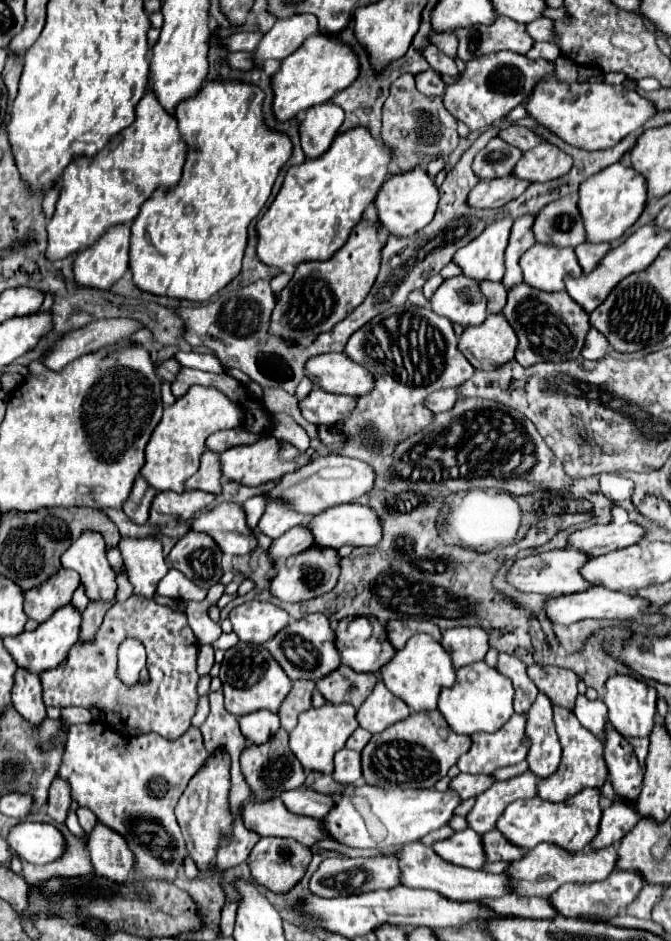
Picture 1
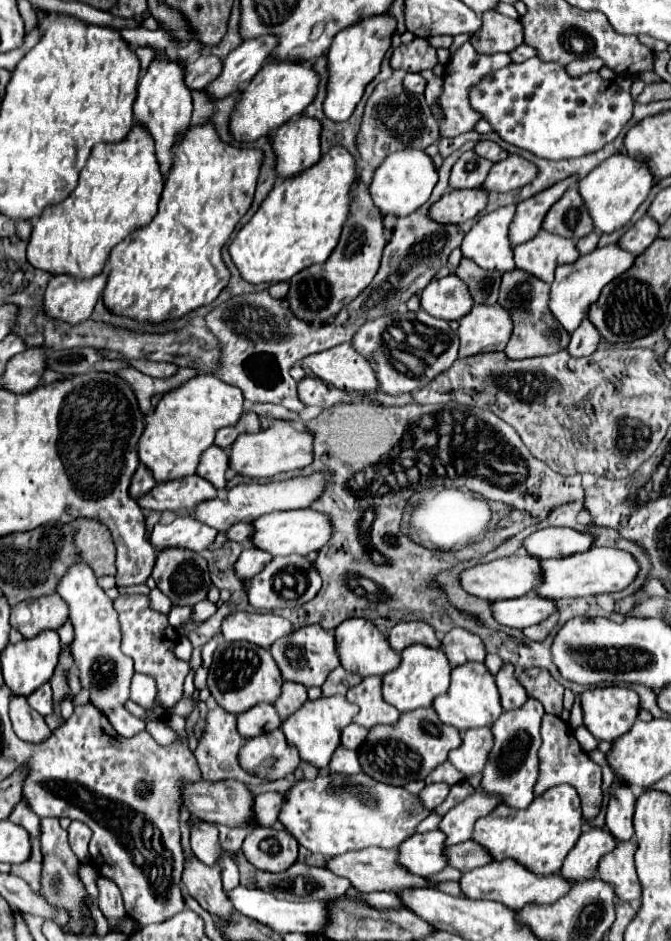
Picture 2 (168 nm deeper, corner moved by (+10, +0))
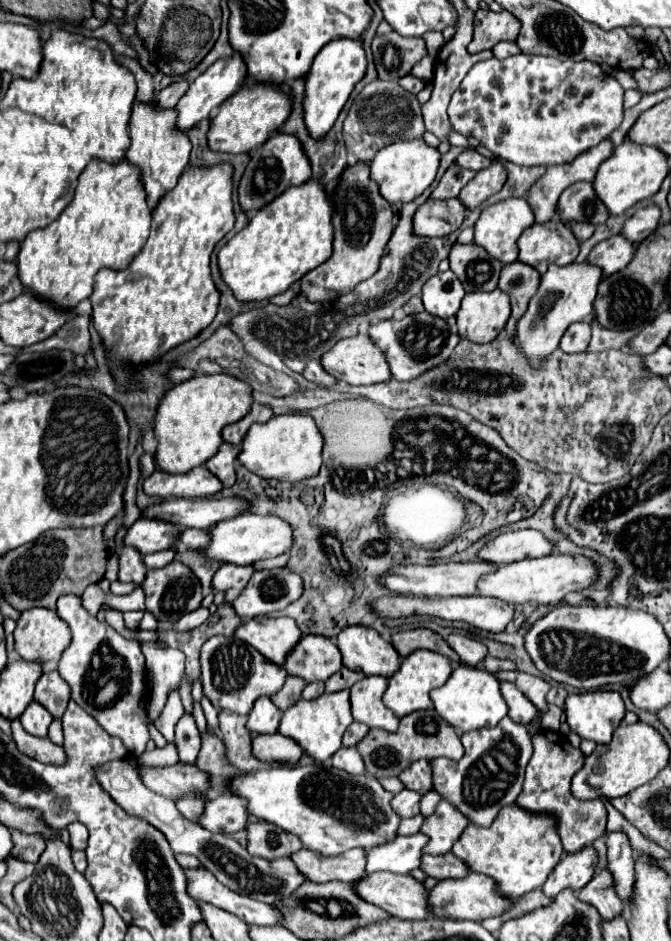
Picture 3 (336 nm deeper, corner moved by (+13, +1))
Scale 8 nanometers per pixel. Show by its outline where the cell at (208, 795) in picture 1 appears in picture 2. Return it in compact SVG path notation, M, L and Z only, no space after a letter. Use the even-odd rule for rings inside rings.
M193 856L185 862L183 884L187 892L199 902L199 906L211 916L221 920L233 918L233 904L221 888L221 874L215 866L205 866Z

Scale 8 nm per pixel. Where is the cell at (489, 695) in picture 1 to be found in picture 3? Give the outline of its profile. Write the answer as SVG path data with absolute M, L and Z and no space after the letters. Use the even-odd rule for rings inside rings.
M460 663L452 671L450 679L442 687L438 687L430 693L430 699L432 699L438 715L442 719L446 719L458 733L468 733L468 731L480 729L480 727L492 727L508 711L506 703L500 695L498 679L480 667L468 667L464 663Z

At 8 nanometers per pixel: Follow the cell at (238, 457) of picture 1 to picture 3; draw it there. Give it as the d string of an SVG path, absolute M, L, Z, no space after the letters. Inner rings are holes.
M286 413L286 415L274 415L266 423L252 425L242 441L238 461L248 471L264 479L300 481L320 471L322 465L320 453L322 453L322 435L312 417L306 413Z

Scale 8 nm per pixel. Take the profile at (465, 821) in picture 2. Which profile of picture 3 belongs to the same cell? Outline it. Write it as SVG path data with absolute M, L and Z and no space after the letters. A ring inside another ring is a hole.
M440 801L436 811L430 817L426 817L420 829L430 837L428 845L424 847L424 853L448 853L452 845L460 839L460 833L466 829L468 823L470 819L464 813L460 813L450 801Z

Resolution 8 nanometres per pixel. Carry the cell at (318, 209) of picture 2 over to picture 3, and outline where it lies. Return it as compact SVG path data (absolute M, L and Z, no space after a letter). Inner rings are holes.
M308 179L298 187L290 187L280 193L272 203L258 209L250 223L236 233L218 253L218 267L226 285L240 301L262 301L286 291L310 269L322 265L332 255L332 203L324 185L318 179Z

